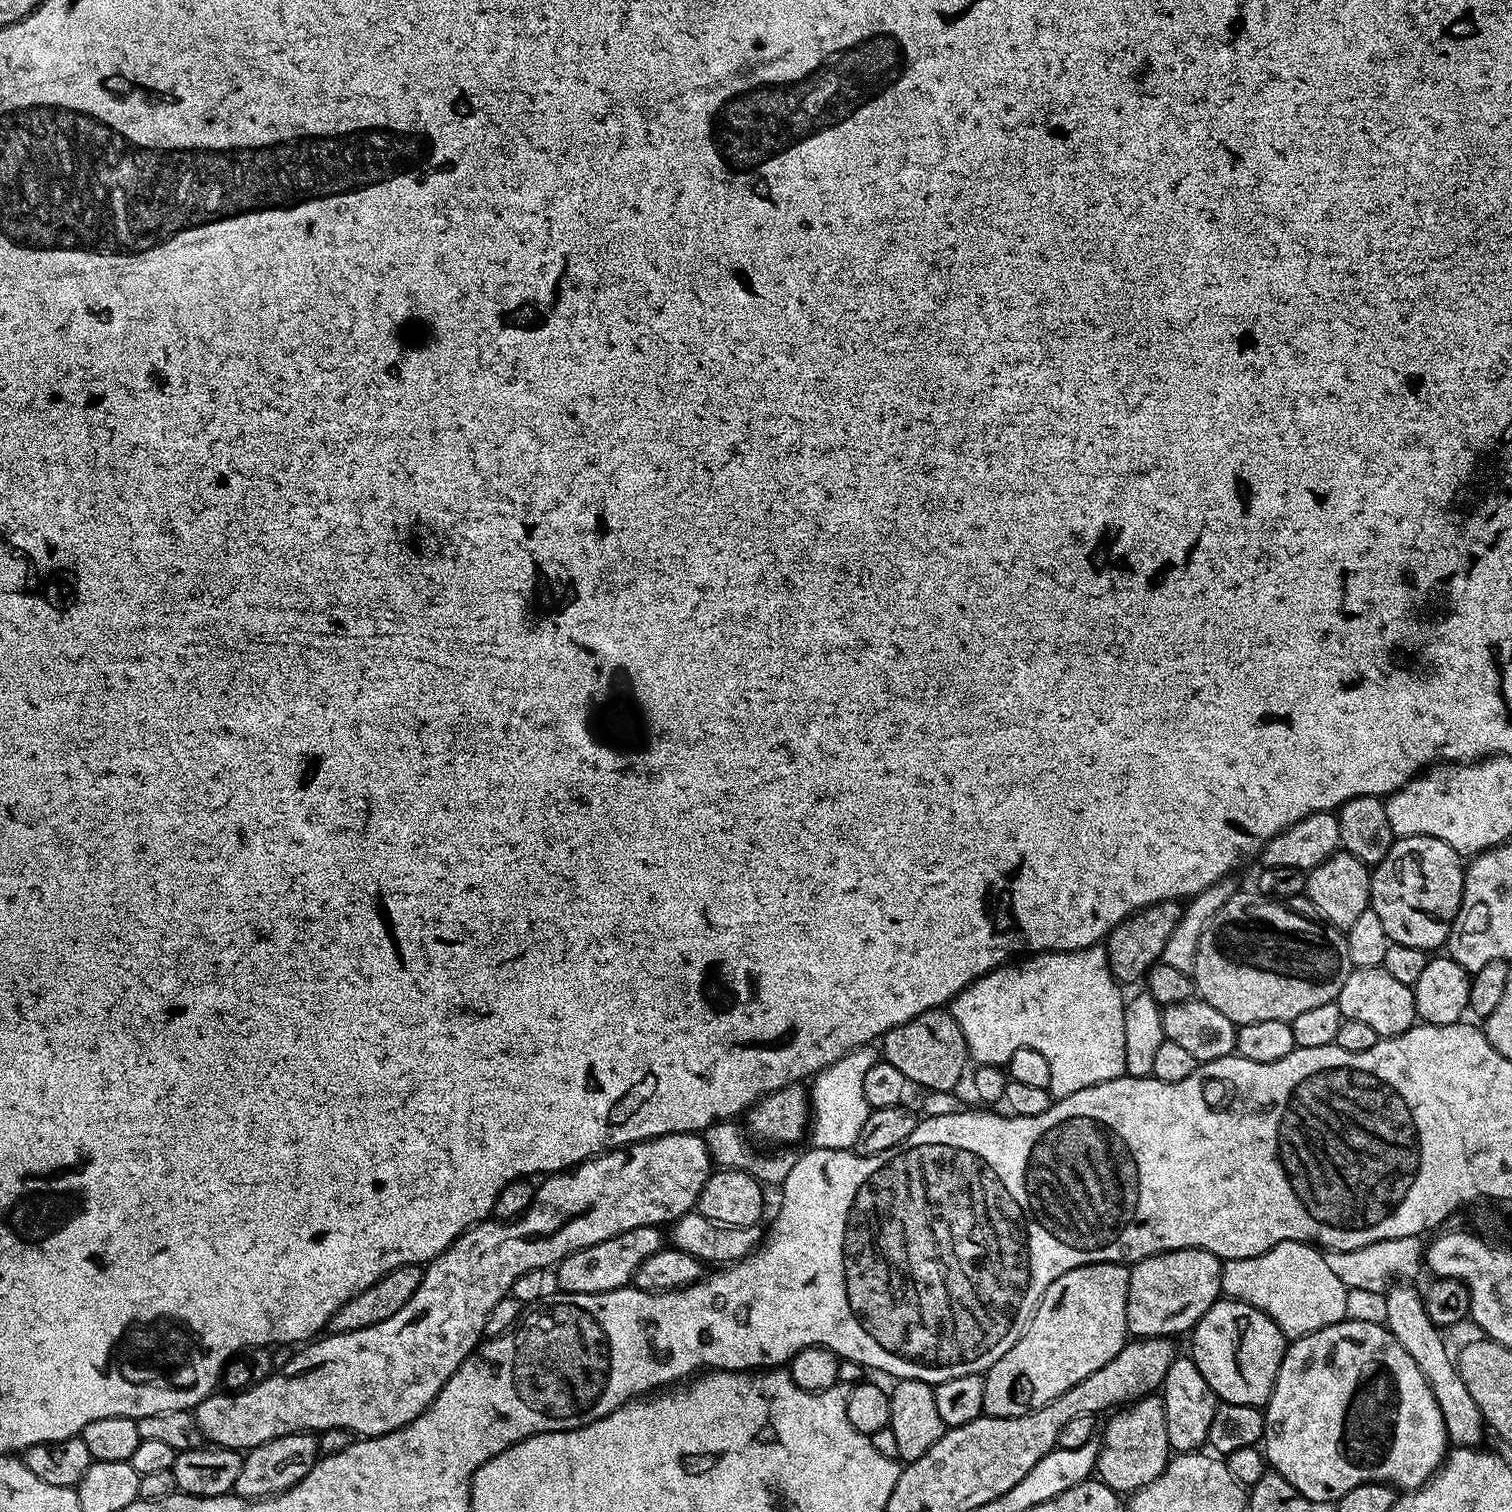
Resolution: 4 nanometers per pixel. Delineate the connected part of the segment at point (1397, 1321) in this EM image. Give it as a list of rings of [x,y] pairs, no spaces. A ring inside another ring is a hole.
[[[1404,1284],[1401,1288],[1389,1287],[1386,1292],[1386,1327],[1392,1333],[1393,1338],[1404,1347],[1406,1354],[1414,1358],[1418,1370],[1426,1378],[1430,1390],[1434,1394],[1434,1400],[1438,1402],[1438,1410],[1442,1410],[1444,1425],[1448,1431],[1448,1439],[1456,1446],[1476,1446],[1481,1442],[1486,1433],[1486,1421],[1474,1398],[1470,1398],[1470,1390],[1460,1377],[1460,1369],[1457,1361],[1448,1353],[1444,1345],[1441,1329],[1430,1322],[1426,1314],[1424,1297],[1419,1291],[1415,1292],[1410,1285]]]

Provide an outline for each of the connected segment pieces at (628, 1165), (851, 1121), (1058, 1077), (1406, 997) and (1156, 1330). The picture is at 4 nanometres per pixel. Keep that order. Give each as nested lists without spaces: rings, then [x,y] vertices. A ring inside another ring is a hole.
[[[679,1132],[669,1136],[659,1136],[653,1140],[641,1140],[639,1144],[633,1144],[627,1150],[606,1152],[603,1156],[593,1156],[592,1159],[585,1160],[584,1163],[576,1165],[575,1168],[569,1168],[567,1172],[553,1172],[545,1175],[539,1181],[541,1184],[538,1184],[536,1188],[536,1197],[533,1198],[532,1205],[525,1210],[519,1219],[505,1222],[489,1218],[480,1221],[479,1224],[473,1224],[441,1256],[436,1256],[433,1260],[428,1261],[424,1268],[422,1282],[418,1286],[418,1290],[414,1290],[414,1298],[410,1298],[410,1302],[406,1302],[406,1306],[402,1306],[402,1310],[398,1310],[398,1314],[394,1314],[374,1326],[366,1326],[362,1330],[338,1332],[325,1335],[323,1338],[313,1339],[307,1346],[299,1349],[301,1352],[297,1356],[290,1357],[281,1368],[279,1365],[265,1380],[253,1384],[251,1388],[245,1388],[235,1394],[224,1394],[228,1396],[213,1394],[199,1401],[194,1409],[194,1415],[200,1432],[205,1441],[211,1442],[213,1445],[221,1448],[247,1450],[262,1446],[262,1442],[270,1442],[274,1438],[282,1438],[286,1434],[294,1434],[295,1432],[321,1434],[320,1432],[328,1432],[331,1428],[337,1428],[340,1432],[353,1432],[351,1434],[353,1437],[367,1438],[385,1436],[410,1422],[414,1422],[414,1418],[421,1416],[432,1405],[434,1398],[442,1390],[442,1386],[446,1386],[450,1374],[454,1374],[454,1370],[458,1370],[462,1366],[462,1362],[476,1351],[485,1335],[484,1327],[487,1316],[494,1310],[494,1306],[503,1300],[504,1296],[511,1293],[514,1282],[518,1282],[518,1278],[522,1278],[522,1274],[539,1268],[551,1269],[570,1254],[594,1246],[598,1242],[606,1242],[608,1238],[626,1234],[626,1230],[634,1230],[638,1226],[664,1226],[664,1223],[667,1225],[669,1222],[675,1222],[699,1205],[702,1190],[713,1171],[714,1161],[708,1152],[708,1143],[704,1141],[703,1135],[695,1132]]]
[[[872,1046],[858,1048],[816,1073],[810,1087],[811,1147],[855,1149],[858,1134],[862,1134],[862,1126],[870,1111],[866,1094],[862,1094],[862,1082],[866,1078],[866,1070],[870,1070],[870,1066],[874,1066],[878,1059],[877,1049],[876,1052],[874,1049]]]
[[[1107,947],[1083,948],[1077,952],[1038,952],[1020,962],[1017,968],[1001,966],[978,977],[952,1001],[950,1011],[966,1038],[969,1057],[977,1065],[1004,1066],[1014,1050],[1038,1050],[1038,1054],[1050,1062],[1050,1091],[1056,1098],[1078,1094],[1078,1090],[1125,1075],[1126,996],[1120,993],[1121,985],[1110,970]]]
[[[1353,968],[1346,978],[1335,1003],[1342,1010],[1345,1020],[1367,1022],[1380,1038],[1400,1036],[1410,1030],[1418,1020],[1413,985],[1398,982],[1388,971],[1378,968]]]
[[[1183,1248],[1182,1250],[1174,1250],[1173,1252],[1163,1252],[1162,1254],[1154,1254],[1145,1260],[1137,1260],[1135,1264],[1131,1265],[1128,1273],[1128,1301],[1126,1302],[1126,1326],[1129,1333],[1133,1337],[1143,1338],[1145,1336],[1167,1336],[1169,1338],[1176,1338],[1179,1332],[1184,1334],[1191,1333],[1195,1328],[1196,1323],[1202,1318],[1202,1314],[1206,1314],[1206,1310],[1210,1310],[1210,1306],[1221,1299],[1222,1293],[1220,1291],[1220,1266],[1221,1261],[1214,1254],[1210,1254],[1206,1250],[1198,1250],[1197,1248]]]

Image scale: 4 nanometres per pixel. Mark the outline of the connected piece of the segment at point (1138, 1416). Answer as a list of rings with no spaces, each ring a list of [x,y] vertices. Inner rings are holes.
[[[1149,1394],[1121,1407],[1108,1425],[1103,1425],[1100,1455],[1096,1460],[1098,1479],[1118,1494],[1131,1494],[1154,1482],[1166,1470],[1170,1459],[1168,1423],[1164,1417],[1164,1401]]]

